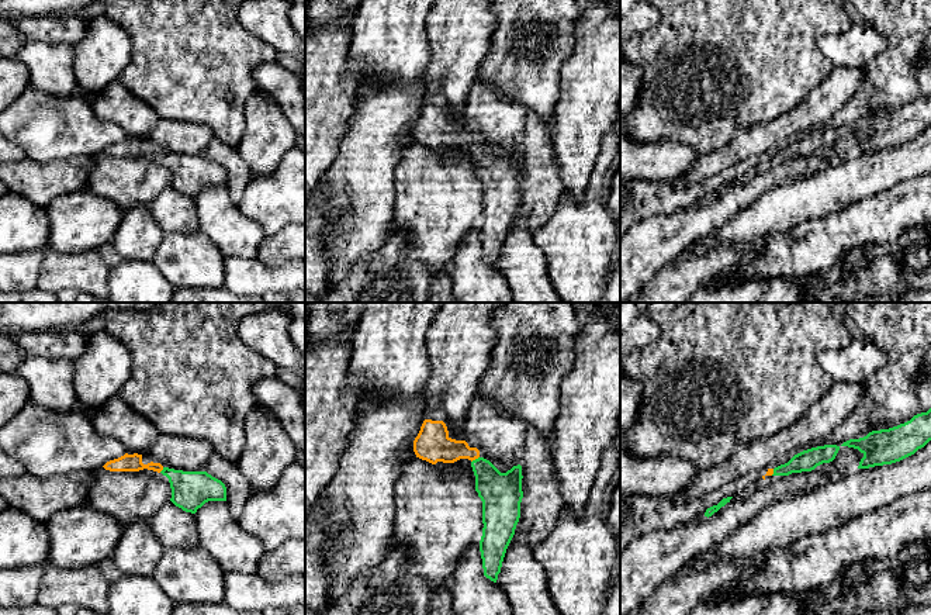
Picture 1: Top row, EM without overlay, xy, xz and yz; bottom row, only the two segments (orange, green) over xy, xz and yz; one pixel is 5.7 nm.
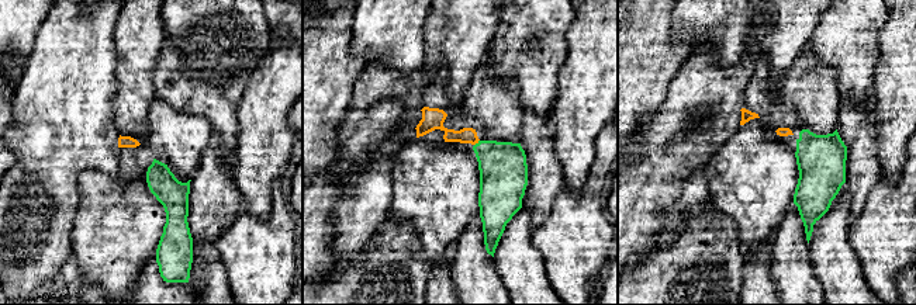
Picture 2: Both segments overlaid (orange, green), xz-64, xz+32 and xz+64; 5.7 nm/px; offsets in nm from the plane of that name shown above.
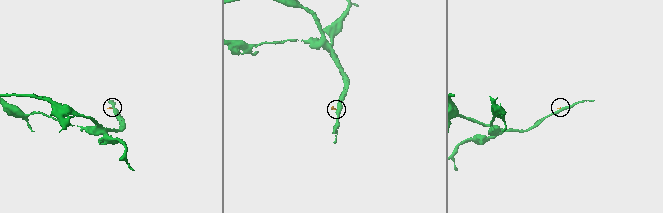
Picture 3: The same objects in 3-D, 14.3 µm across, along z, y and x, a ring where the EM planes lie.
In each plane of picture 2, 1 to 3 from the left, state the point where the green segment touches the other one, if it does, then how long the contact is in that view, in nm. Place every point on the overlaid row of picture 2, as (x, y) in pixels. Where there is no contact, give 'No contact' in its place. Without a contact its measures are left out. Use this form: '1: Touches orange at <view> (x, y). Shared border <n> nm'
1: No contact
2: Touches orange at xz+32 (477, 142). Shared border 50 nm
3: No contact

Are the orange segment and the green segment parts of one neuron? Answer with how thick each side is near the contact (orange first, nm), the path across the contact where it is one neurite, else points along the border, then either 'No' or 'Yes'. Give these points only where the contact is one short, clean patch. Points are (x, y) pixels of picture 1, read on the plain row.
Thickness 200 nm (orange) against 240 nm. Boundary: xz (478, 141), (471, 147). No

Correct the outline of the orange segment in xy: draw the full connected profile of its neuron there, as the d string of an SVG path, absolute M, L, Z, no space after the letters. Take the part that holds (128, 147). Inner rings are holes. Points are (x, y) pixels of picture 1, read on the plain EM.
M127 137L124 141L107 146L103 152L110 156L139 156L148 153L160 158L163 155L163 151L153 148L148 139L132 137Z

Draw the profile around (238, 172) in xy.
M217 138L210 142L207 158L225 169L226 190L231 196L231 200L238 204L246 186L255 176L253 170L238 153L236 146L231 146Z

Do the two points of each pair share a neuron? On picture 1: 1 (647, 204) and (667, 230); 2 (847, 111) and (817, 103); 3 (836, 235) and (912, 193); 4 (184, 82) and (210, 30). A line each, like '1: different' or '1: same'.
1: different
2: different
3: same
4: same

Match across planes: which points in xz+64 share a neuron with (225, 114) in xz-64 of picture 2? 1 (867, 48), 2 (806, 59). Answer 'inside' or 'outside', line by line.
1: inside
2: outside

